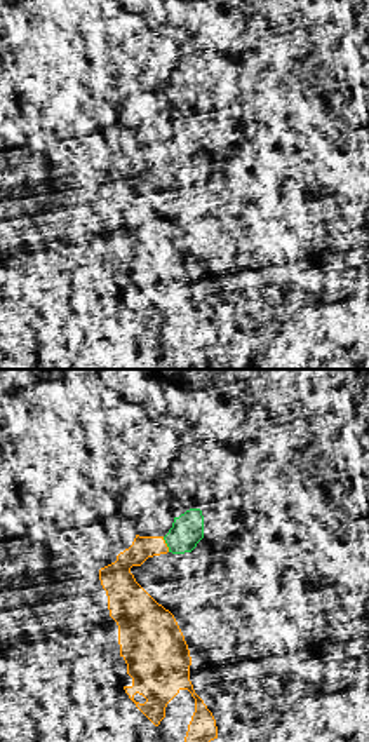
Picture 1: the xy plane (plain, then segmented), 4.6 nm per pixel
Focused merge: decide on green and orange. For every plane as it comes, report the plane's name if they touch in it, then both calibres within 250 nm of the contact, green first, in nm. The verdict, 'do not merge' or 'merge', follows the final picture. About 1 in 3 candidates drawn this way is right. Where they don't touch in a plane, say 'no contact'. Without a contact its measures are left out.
meets green in xy; 150 nm thick on the green side, 110 nm on the other

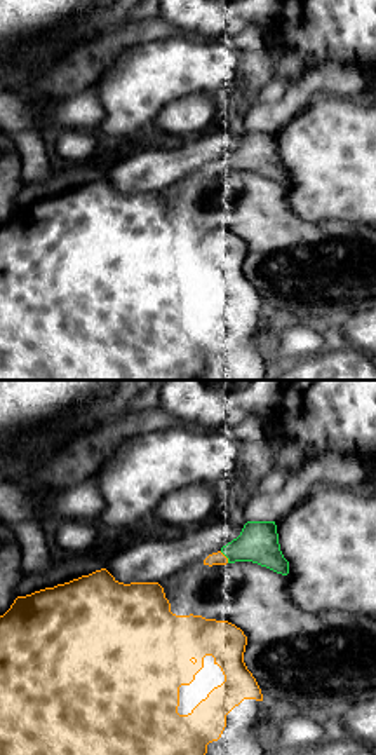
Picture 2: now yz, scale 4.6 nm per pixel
meets green in yz; 190 nm thick on the green side, 60 nm on the other

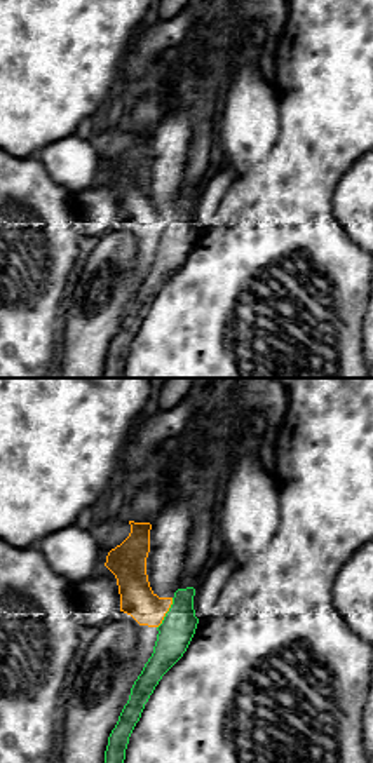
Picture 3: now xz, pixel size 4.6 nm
meets green in xz; 160 nm thick on the green side, 160 nm on the other

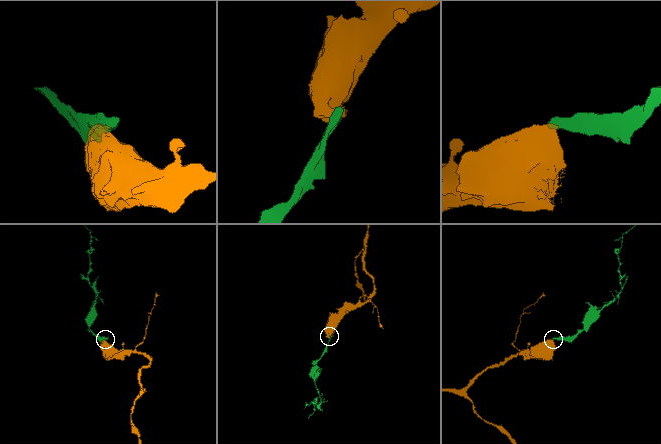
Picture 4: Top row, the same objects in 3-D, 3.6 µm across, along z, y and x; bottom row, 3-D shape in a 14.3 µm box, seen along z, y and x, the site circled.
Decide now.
merge

